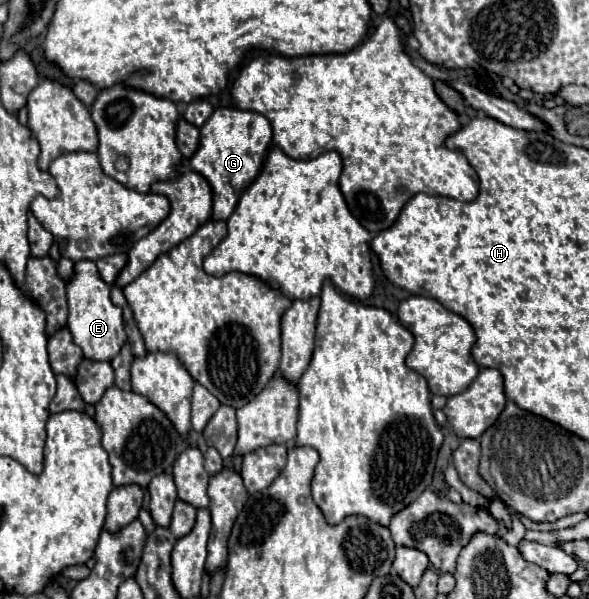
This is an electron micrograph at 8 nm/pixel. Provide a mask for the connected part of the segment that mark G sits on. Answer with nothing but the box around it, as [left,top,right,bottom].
[190,107,272,219]

